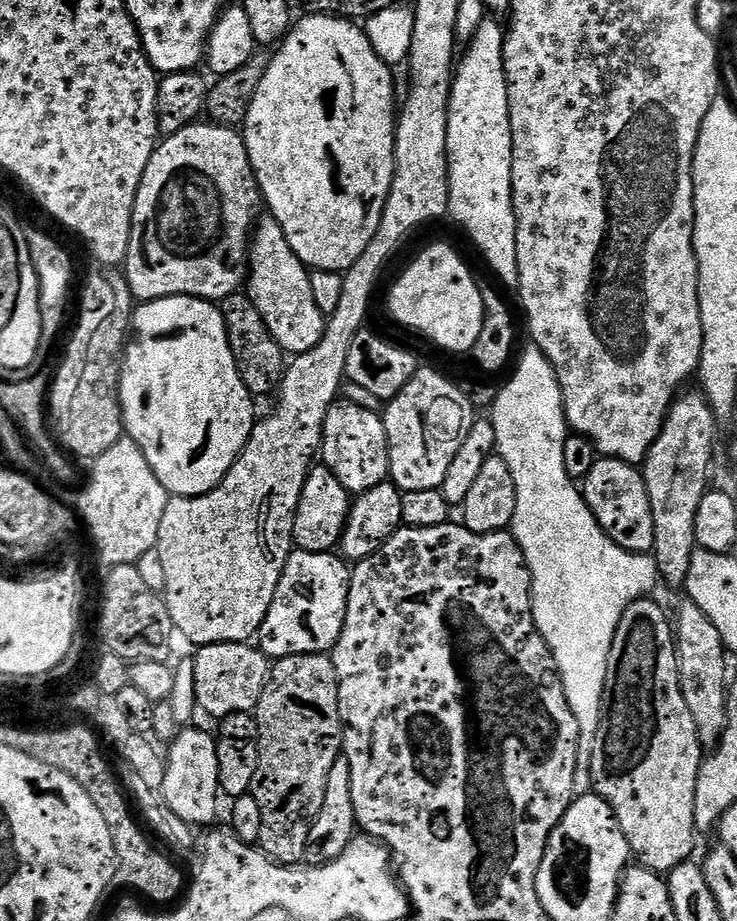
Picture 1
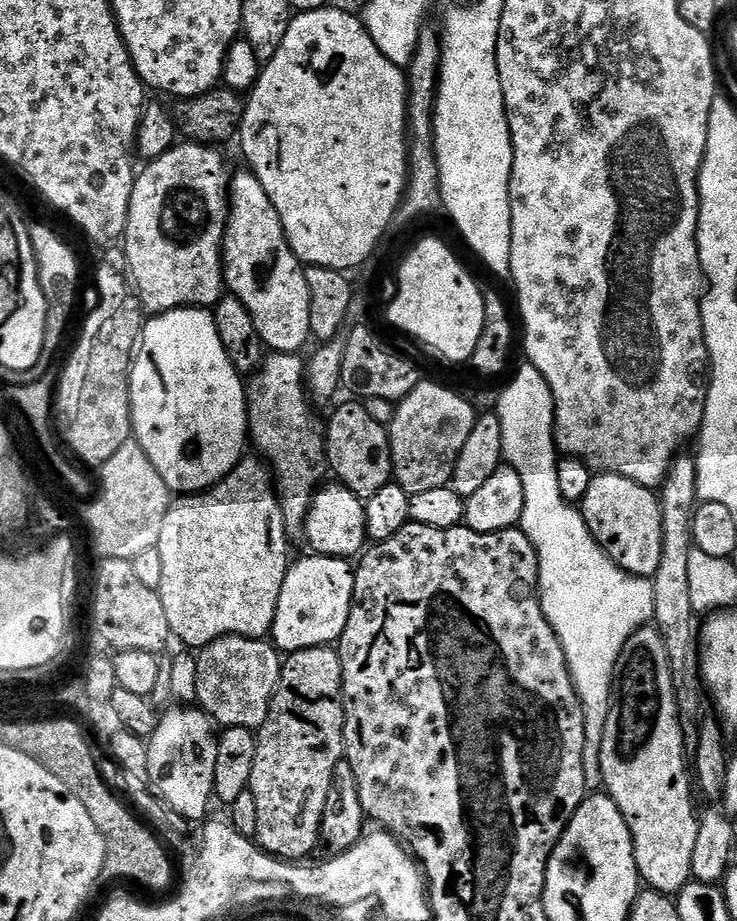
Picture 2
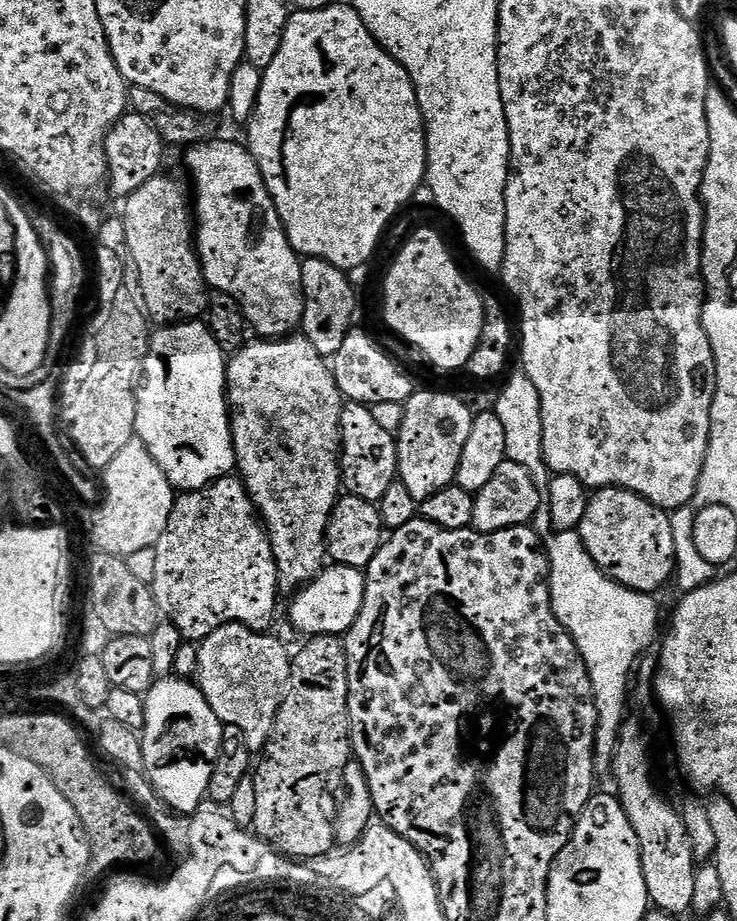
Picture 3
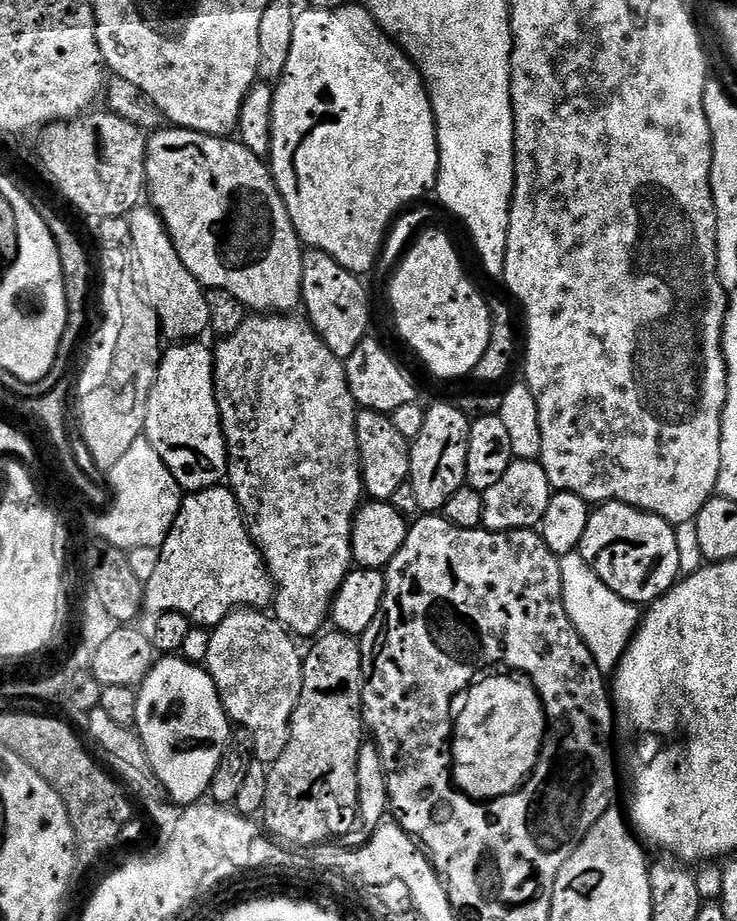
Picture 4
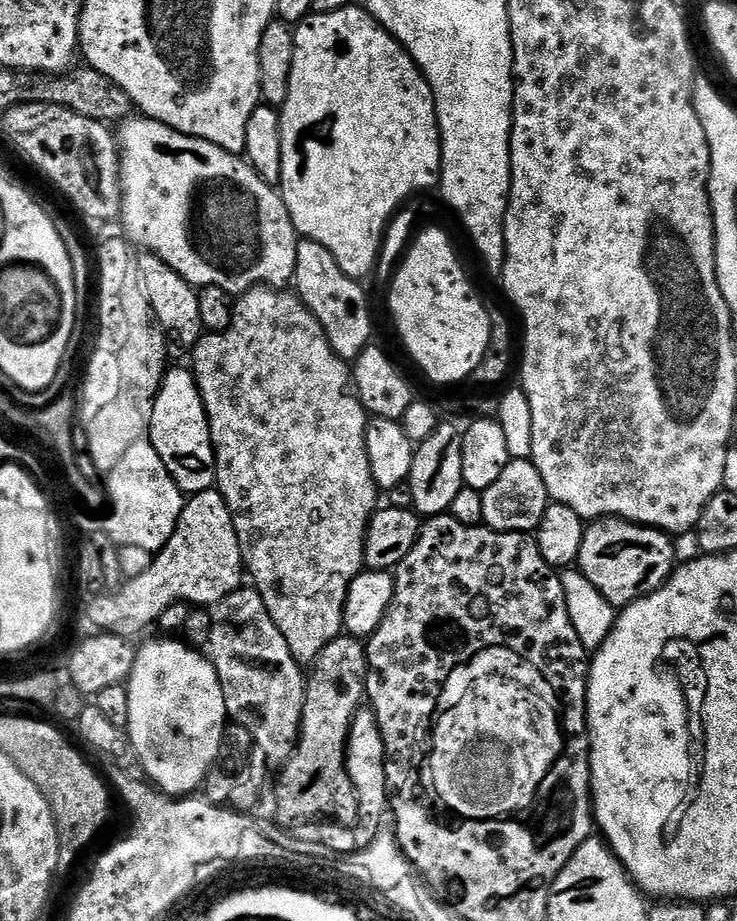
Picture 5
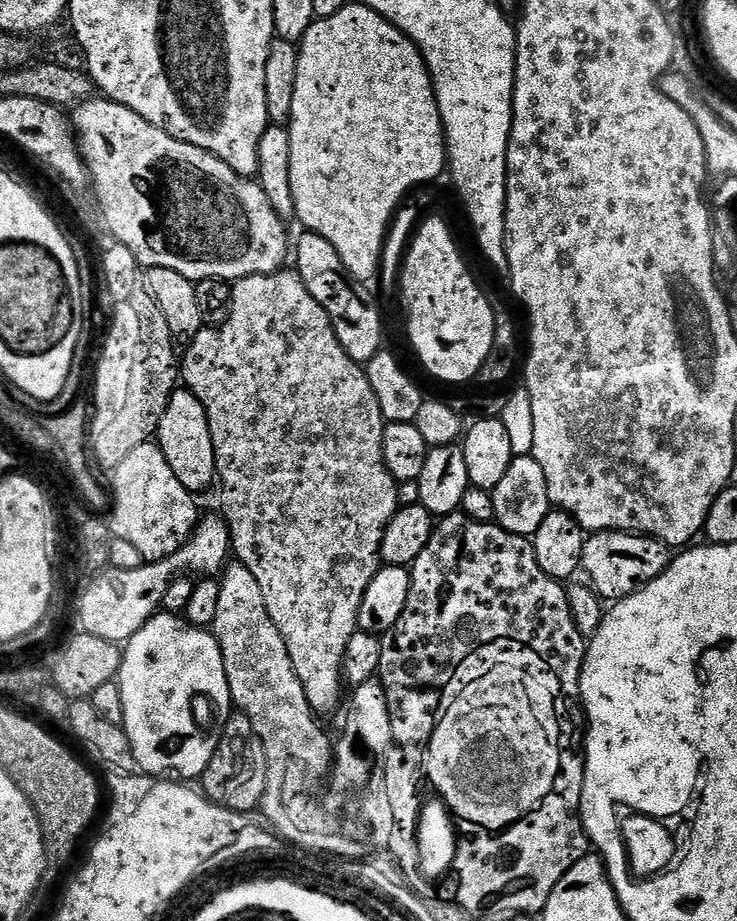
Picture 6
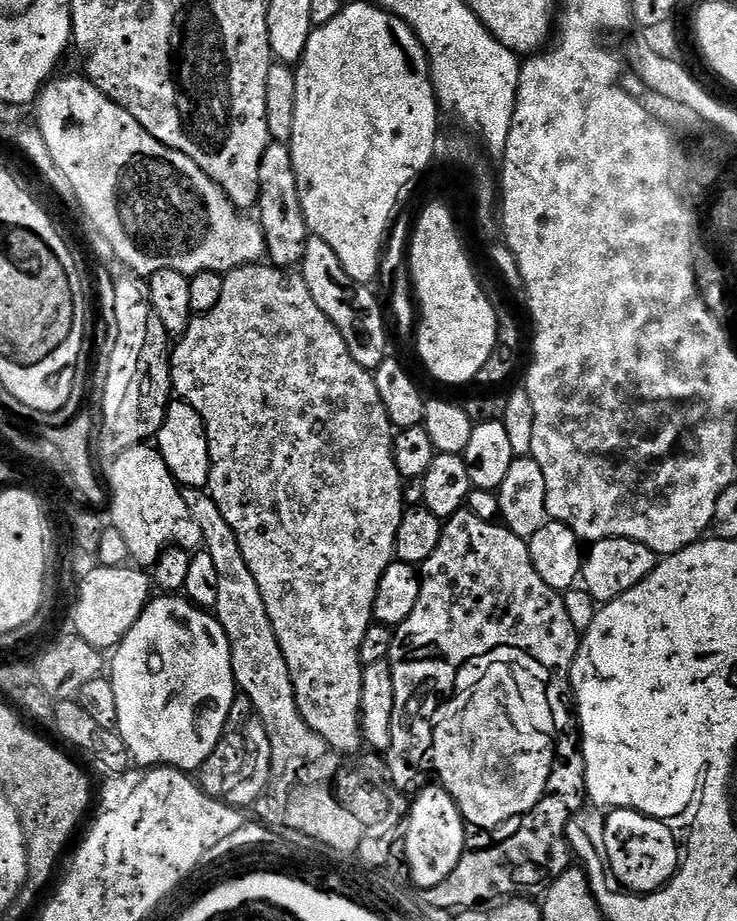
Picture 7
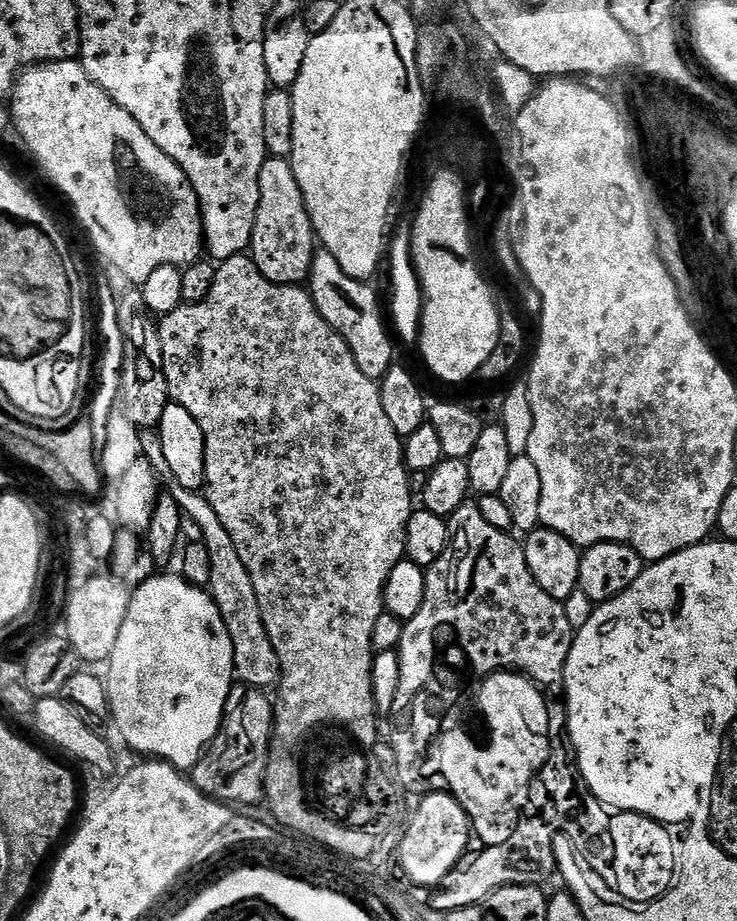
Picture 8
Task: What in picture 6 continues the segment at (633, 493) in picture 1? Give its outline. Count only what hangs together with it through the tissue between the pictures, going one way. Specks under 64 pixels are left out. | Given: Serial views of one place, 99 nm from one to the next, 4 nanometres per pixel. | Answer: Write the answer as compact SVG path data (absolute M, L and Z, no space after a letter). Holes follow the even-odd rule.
M594 532L584 541L583 575L593 592L604 602L615 602L645 588L654 578L667 570L670 549L652 536L634 532Z

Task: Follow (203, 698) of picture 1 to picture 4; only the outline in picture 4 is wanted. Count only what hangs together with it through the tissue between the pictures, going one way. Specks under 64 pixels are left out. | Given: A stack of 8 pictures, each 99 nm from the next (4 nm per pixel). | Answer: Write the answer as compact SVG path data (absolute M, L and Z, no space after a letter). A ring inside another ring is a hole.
M237 608L218 627L211 629L210 633L209 653L206 654L204 664L209 678L218 690L224 713L237 729L245 728L252 735L251 755L259 763L270 766L282 754L282 750L286 750L289 724L302 690L302 652L296 649L297 641L275 615L255 608Z

